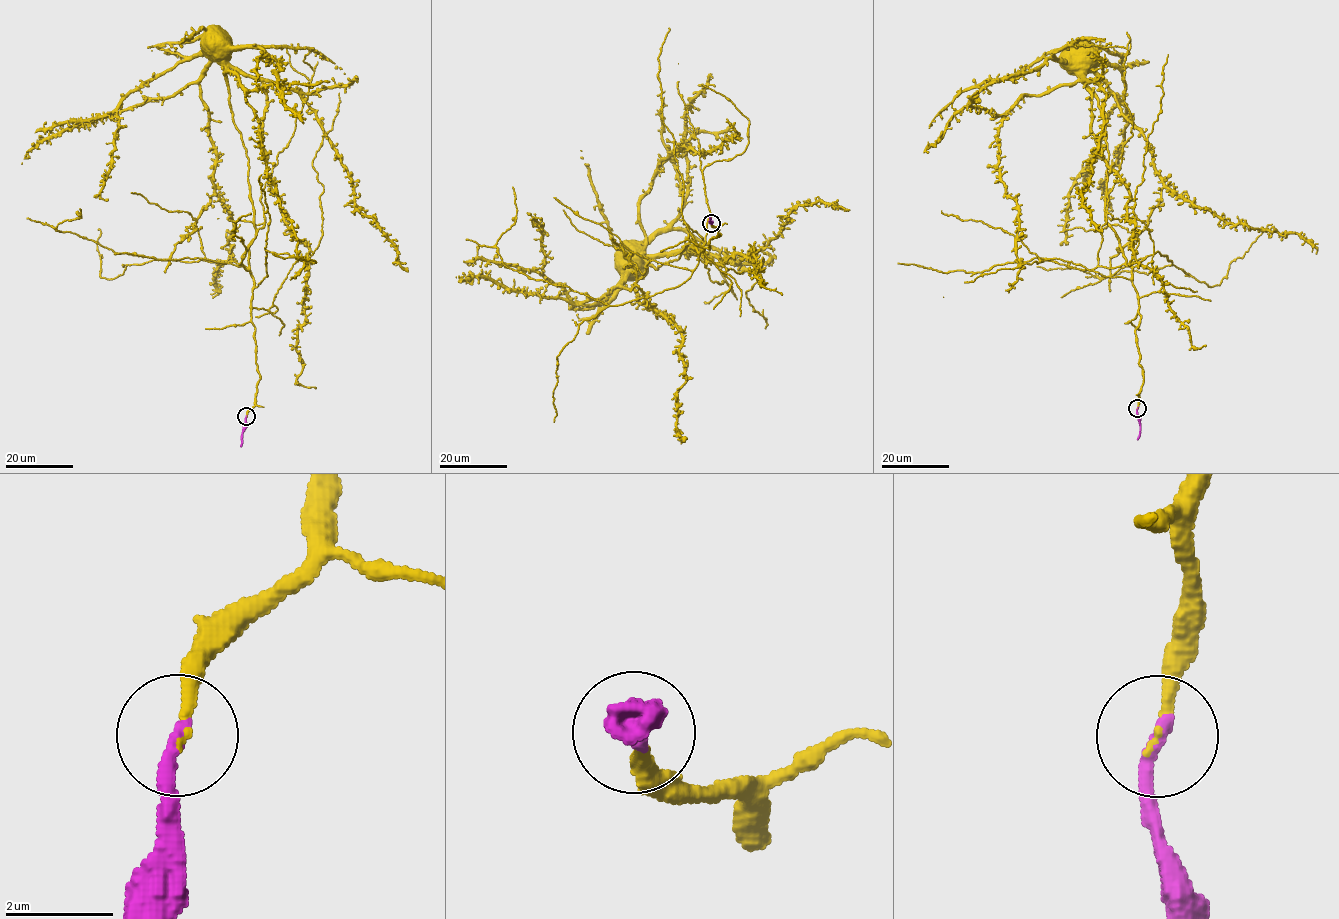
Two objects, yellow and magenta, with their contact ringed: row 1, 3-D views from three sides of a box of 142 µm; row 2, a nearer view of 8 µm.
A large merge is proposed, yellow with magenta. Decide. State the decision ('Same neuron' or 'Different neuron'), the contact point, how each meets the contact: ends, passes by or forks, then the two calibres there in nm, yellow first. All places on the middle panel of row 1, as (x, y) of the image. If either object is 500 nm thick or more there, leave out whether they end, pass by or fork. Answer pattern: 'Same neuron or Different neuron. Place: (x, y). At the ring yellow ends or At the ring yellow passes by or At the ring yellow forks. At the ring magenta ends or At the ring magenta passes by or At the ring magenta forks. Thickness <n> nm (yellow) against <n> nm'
Same neuron. Place: (711, 223). At the ring yellow ends. At the ring magenta ends. Thickness 190 nm (yellow) against 300 nm

